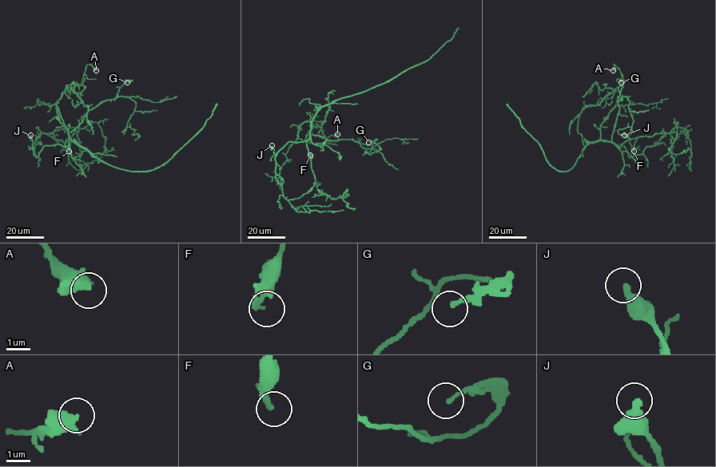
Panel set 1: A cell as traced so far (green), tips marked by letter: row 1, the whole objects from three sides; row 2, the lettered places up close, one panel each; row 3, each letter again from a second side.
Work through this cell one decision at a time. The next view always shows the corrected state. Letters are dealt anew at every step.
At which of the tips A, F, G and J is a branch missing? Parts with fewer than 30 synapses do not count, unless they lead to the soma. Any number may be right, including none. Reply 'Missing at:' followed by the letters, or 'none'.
Missing at: none

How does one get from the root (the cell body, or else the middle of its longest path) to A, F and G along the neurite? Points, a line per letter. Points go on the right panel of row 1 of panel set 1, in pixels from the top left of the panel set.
A: (598, 140), (600, 124), (615, 104), (622, 86), (622, 75), (615, 64), (613, 70)
F: (598, 140), (608, 140), (620, 146), (629, 139), (637, 138), (634, 151)
G: (598, 140), (611, 140), (623, 80), (620, 81), (621, 82)

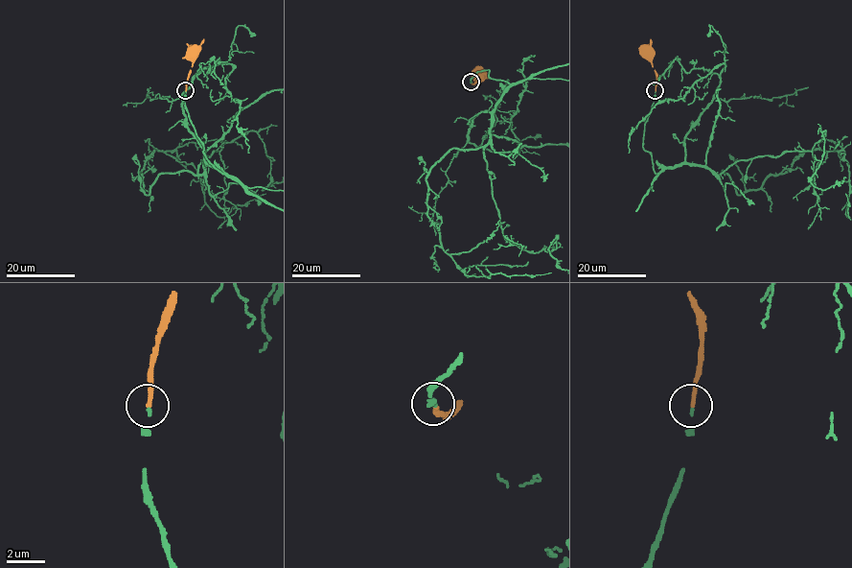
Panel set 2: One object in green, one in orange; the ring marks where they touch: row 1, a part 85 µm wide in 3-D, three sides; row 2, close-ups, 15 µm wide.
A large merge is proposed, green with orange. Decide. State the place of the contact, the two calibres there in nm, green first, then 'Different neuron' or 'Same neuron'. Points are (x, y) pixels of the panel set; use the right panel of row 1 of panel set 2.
Place: (655, 90). Thickness 120 nm (green) against 220 nm. Same neuron

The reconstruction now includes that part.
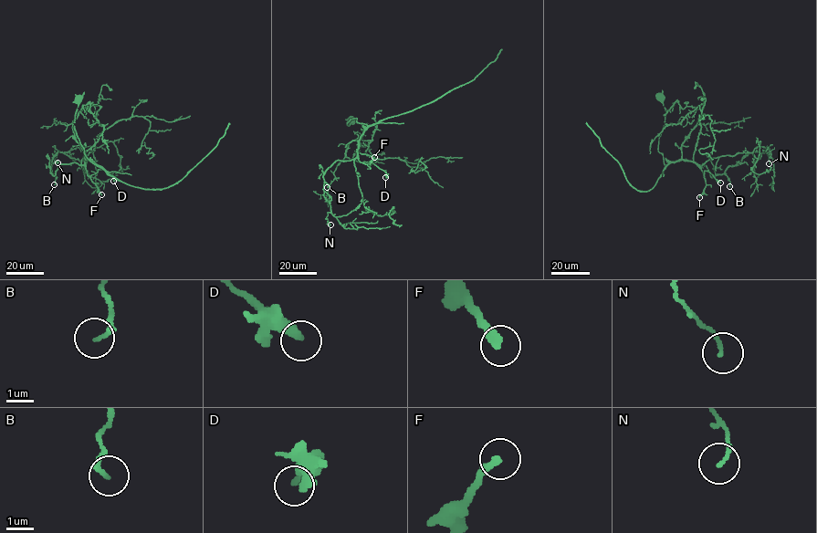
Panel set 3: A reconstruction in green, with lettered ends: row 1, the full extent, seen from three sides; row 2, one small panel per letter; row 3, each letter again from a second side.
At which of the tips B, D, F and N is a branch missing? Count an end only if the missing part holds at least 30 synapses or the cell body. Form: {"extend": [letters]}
{"extend": ["F"]}

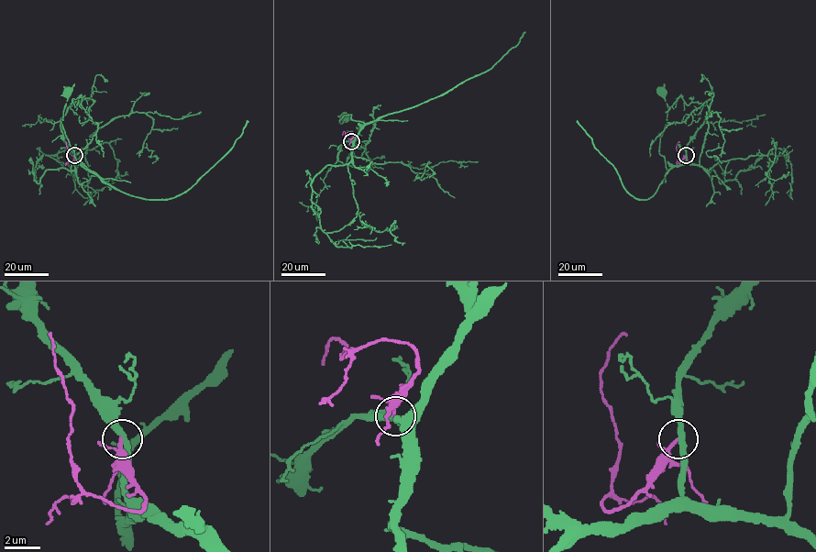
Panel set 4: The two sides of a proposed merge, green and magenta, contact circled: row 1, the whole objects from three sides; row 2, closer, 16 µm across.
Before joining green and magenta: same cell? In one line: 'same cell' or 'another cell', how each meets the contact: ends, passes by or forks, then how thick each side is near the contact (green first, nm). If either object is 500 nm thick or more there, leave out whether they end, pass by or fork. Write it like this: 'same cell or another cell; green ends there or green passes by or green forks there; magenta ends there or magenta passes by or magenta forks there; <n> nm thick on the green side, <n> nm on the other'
another cell; green passes by; magenta passes by; 320 nm thick on the green side, 160 nm on the other

